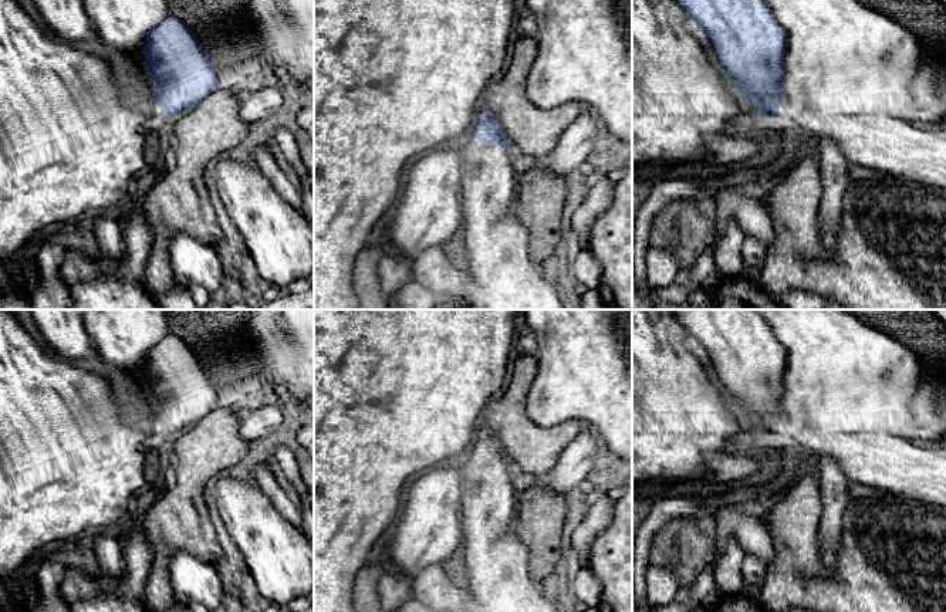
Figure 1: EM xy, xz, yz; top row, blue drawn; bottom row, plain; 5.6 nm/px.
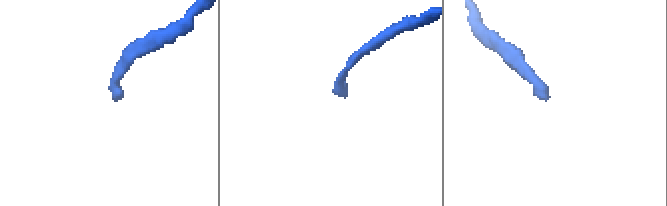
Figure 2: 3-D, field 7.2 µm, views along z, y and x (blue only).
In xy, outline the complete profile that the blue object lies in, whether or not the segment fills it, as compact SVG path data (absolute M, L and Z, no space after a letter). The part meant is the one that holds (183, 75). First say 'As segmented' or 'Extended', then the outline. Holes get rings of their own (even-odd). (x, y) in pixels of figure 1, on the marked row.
Extended. M172 14L152 28L142 54L143 65L155 82L155 92L146 98L146 109L152 121L170 122L219 88L214 65L203 53L190 28Z

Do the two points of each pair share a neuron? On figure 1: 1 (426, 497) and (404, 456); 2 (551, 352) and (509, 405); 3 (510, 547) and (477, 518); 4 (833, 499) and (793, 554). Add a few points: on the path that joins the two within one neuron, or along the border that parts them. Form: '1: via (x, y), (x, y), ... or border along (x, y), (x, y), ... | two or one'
1: border along (441, 465), (418, 473), (411, 480) | two
2: border along (536, 352), (537, 374), (526, 402) | two
3: via (499, 547), (492, 547), (477, 530) | one
4: border along (817, 483), (820, 550) | two

